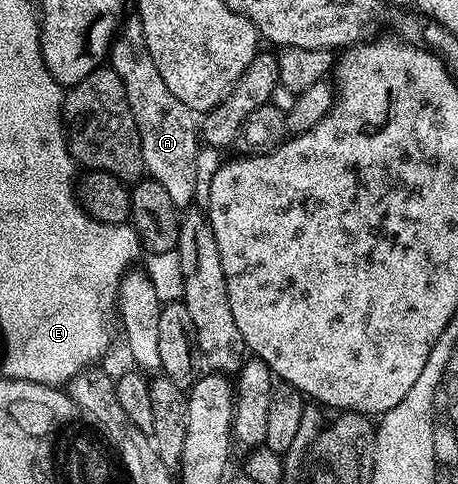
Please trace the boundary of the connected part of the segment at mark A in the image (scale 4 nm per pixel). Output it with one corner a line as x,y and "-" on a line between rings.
138,17
124,21
118,27
109,51
109,69
117,72
125,84
125,96
131,105
135,123
141,136
143,165
146,173
169,192
169,200
177,208
187,208
195,198
195,161
199,158
201,138
197,133
196,115
173,92
169,92
165,80
149,56
149,48
143,43
143,29

